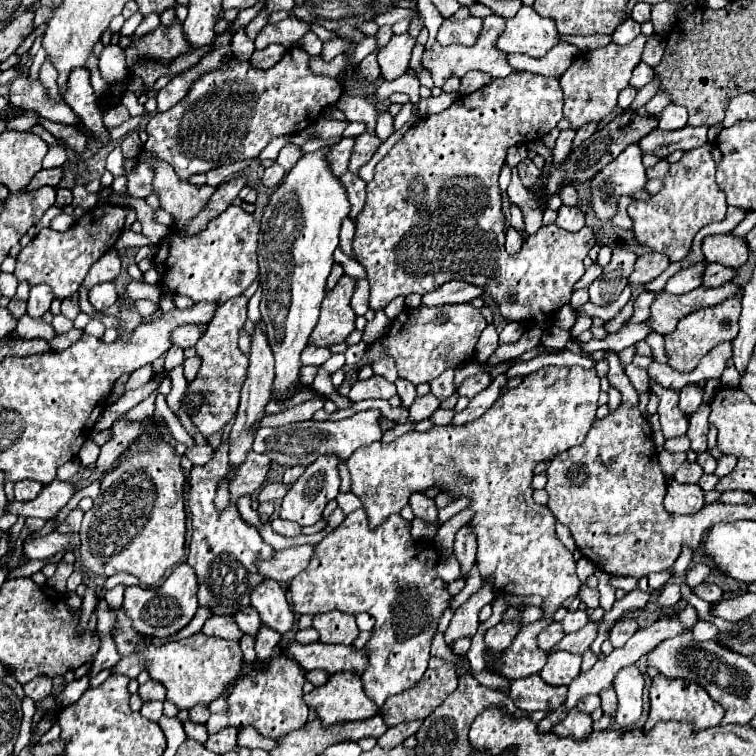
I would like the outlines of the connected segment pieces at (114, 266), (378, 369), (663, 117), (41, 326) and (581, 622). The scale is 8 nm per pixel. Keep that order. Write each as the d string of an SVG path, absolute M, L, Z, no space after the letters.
M111 248L109 252L105 252L89 270L89 274L85 276L83 286L89 290L89 286L97 286L103 282L111 282L121 270L121 260L119 254Z
M381 358L381 360L377 360L375 364L373 364L373 372L375 372L375 376L383 376L387 382L395 382L395 374L397 374L397 368L395 368L395 364L391 362L391 358Z
M669 104L663 108L663 112L659 114L659 124L657 128L661 130L679 130L687 124L687 110L683 106L675 106Z
M27 314L19 318L19 324L15 328L15 338L45 338L47 342L51 342L53 336L55 336L55 330L51 324L47 324L43 318L33 320Z
M575 610L575 612L567 612L565 618L561 620L563 624L563 632L577 632L579 628L583 628L587 624L587 612L585 610Z

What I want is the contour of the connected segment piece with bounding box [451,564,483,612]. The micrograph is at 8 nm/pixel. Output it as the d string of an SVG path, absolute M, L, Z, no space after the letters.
M477 564L467 572L466 577L466 586L464 589L454 596L451 601L451 608L453 612L455 612L463 603L470 598L479 588L481 588L483 584L482 578L479 574L479 570L477 570Z

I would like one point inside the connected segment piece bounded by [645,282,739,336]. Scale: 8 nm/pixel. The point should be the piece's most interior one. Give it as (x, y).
(667, 309)

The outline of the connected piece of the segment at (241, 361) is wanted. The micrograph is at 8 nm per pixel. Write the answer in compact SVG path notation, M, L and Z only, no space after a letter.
M229 298L219 306L215 312L215 318L209 322L205 336L197 342L197 356L201 358L201 368L199 374L193 382L189 382L185 396L193 400L195 394L203 394L199 398L199 408L189 412L191 422L197 426L197 430L203 436L211 436L213 432L225 428L233 418L239 408L239 394L243 386L243 378L247 374L247 356L239 350L237 338L239 338L239 328L243 328L247 320L247 298Z

